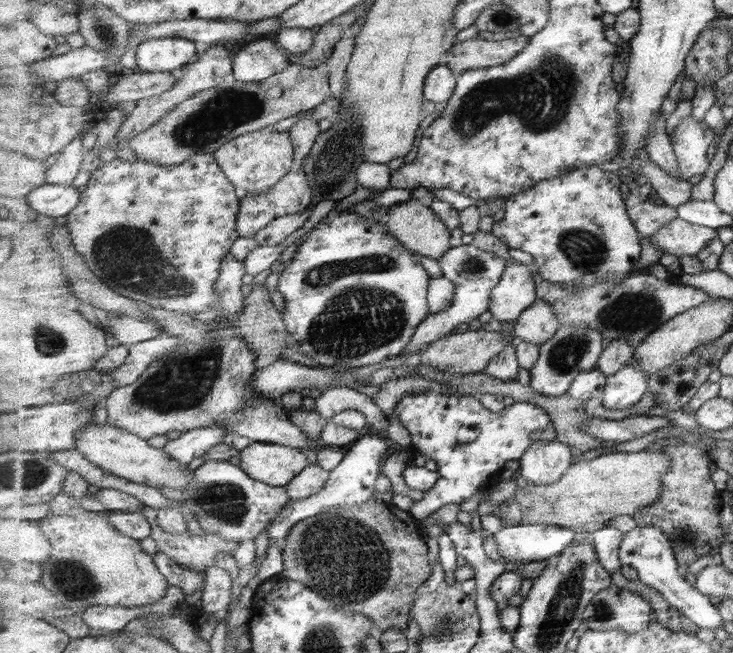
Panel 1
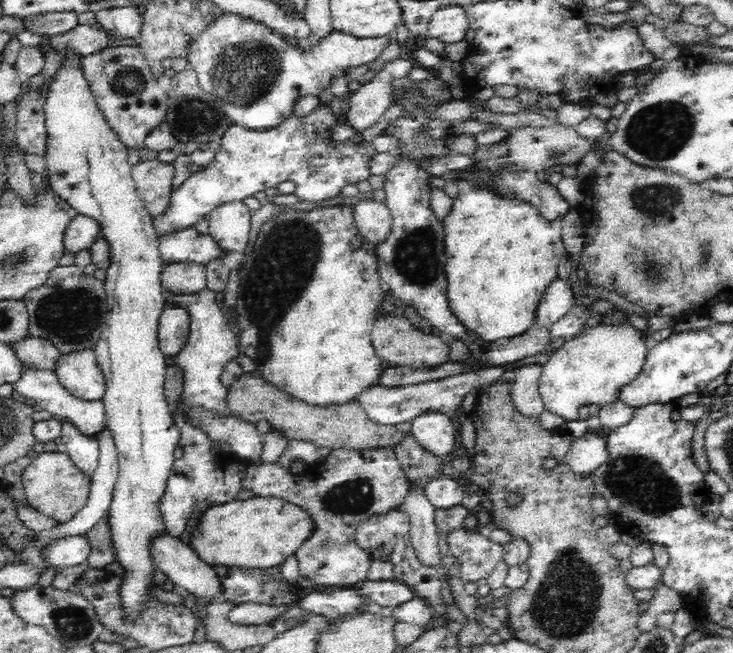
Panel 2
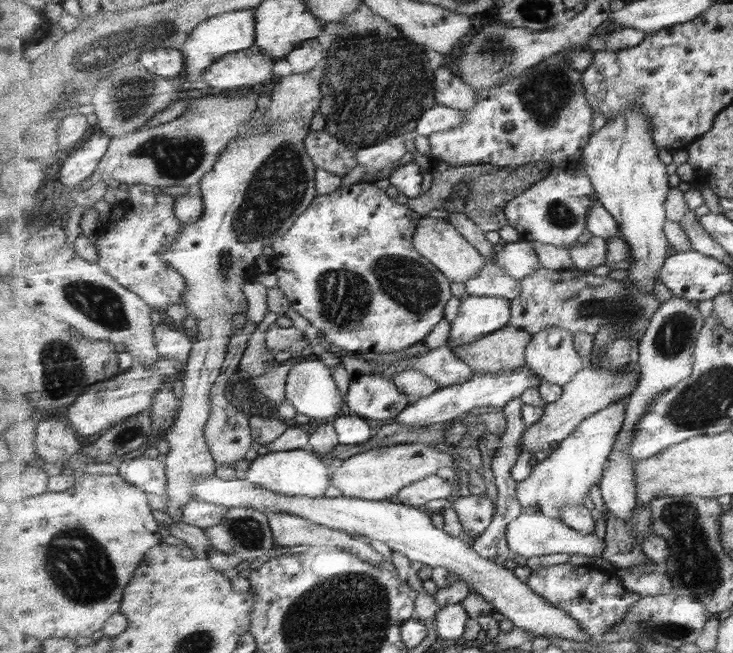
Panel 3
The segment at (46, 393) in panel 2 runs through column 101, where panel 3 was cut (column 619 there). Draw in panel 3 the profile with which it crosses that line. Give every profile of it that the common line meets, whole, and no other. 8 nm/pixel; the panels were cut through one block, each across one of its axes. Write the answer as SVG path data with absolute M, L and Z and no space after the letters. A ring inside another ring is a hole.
M627 397L610 404L583 421L547 458L534 466L530 478L518 483L517 499L524 508L524 513L540 513L549 518L561 518L562 508L566 504L583 504L585 496L589 495L589 489L602 481L619 432L623 430L629 399Z

